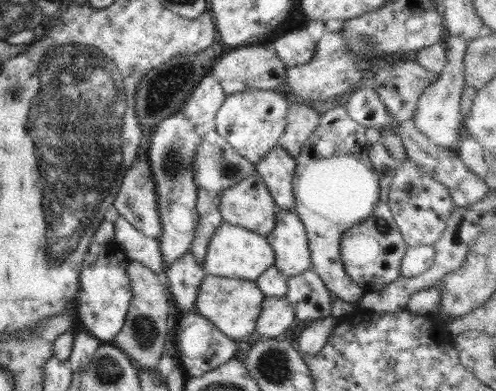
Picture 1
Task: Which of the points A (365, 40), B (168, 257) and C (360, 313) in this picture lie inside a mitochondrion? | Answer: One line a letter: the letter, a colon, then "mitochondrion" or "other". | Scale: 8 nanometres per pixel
A: mitochondrion
B: other
C: other

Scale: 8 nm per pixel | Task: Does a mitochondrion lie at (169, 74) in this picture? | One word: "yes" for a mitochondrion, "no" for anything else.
no

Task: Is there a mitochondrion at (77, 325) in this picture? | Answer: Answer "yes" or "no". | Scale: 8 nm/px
no

